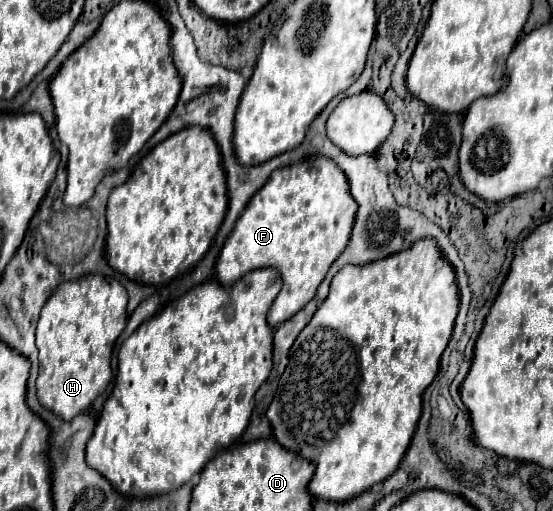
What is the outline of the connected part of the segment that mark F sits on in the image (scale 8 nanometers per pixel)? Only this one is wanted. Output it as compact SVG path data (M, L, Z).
M318 156L308 162L302 160L278 168L256 196L252 196L244 214L236 220L236 226L226 238L216 260L216 280L228 288L252 270L278 270L282 290L268 310L268 324L276 328L314 298L330 264L346 248L354 218L356 202L350 196L346 174L332 158Z

